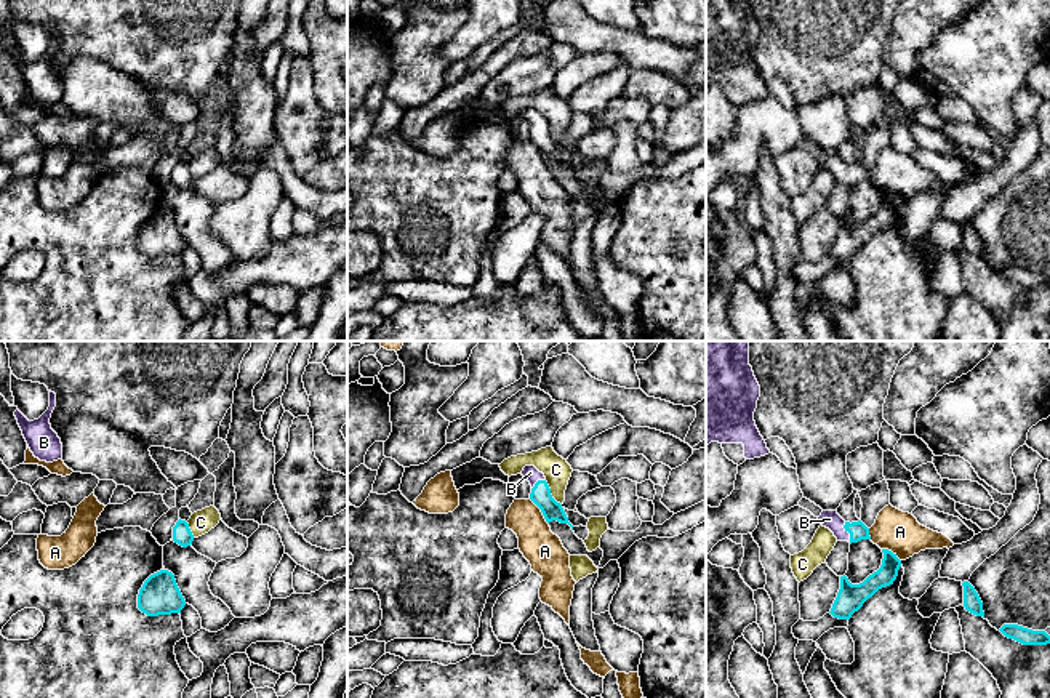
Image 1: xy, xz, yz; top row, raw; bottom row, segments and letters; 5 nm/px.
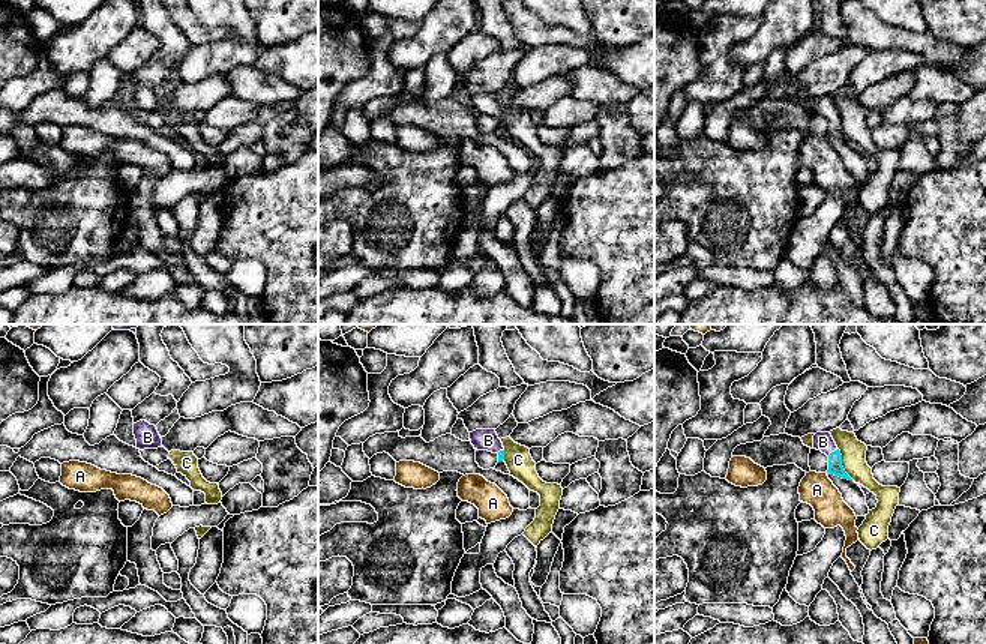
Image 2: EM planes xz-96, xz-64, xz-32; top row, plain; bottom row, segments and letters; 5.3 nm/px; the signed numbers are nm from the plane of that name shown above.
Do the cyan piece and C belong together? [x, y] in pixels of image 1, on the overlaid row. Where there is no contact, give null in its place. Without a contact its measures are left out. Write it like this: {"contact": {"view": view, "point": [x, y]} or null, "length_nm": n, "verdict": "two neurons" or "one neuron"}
{"contact": {"view": "xz", "point": [549, 493]}, "length_nm": 150, "verdict": "two neurons"}

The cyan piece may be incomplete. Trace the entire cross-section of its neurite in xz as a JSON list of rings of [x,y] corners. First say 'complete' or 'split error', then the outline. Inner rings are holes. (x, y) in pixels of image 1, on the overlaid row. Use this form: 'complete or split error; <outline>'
split error; [[[525,466],[522,475],[528,479],[531,485],[530,499],[541,509],[546,522],[549,524],[557,520],[560,524],[568,524],[573,530],[573,525],[568,522],[562,504],[552,498],[544,474],[539,472],[535,466]]]

